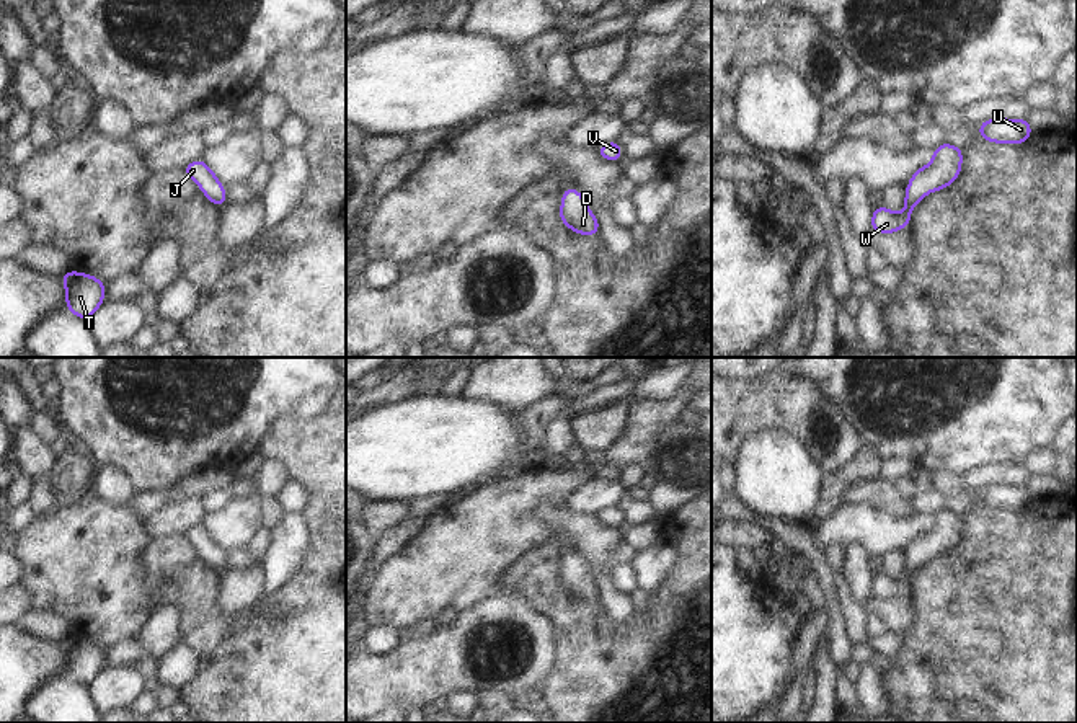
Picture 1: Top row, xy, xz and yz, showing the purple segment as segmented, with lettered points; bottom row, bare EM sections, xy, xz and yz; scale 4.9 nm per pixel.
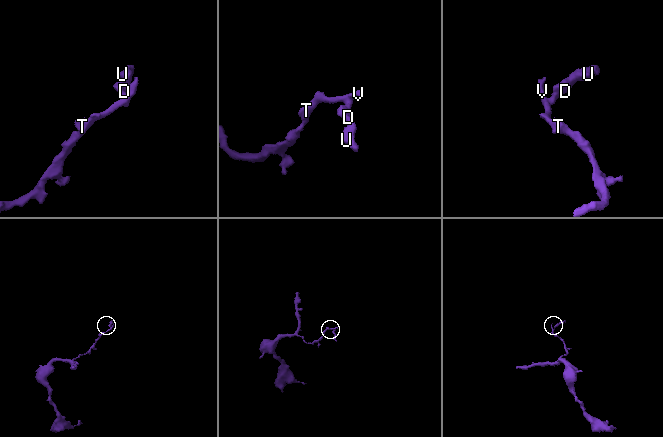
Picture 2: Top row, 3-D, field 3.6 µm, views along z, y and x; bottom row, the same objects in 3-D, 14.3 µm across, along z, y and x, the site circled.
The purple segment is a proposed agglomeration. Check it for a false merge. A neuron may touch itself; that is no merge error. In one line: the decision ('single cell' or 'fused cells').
single cell

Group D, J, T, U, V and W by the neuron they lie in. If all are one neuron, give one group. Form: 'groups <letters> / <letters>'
groups D J T U V W

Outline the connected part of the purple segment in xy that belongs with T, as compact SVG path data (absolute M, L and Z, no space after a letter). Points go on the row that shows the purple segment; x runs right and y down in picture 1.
M69 271L60 277L65 284L65 307L77 317L88 320L91 313L104 302L104 289L100 279L82 273Z

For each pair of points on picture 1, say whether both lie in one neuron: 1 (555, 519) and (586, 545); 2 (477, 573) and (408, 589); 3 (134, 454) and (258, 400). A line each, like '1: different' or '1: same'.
1: same
2: same
3: same

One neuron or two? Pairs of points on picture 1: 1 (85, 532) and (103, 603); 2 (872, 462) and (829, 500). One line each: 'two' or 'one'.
1: one
2: one

